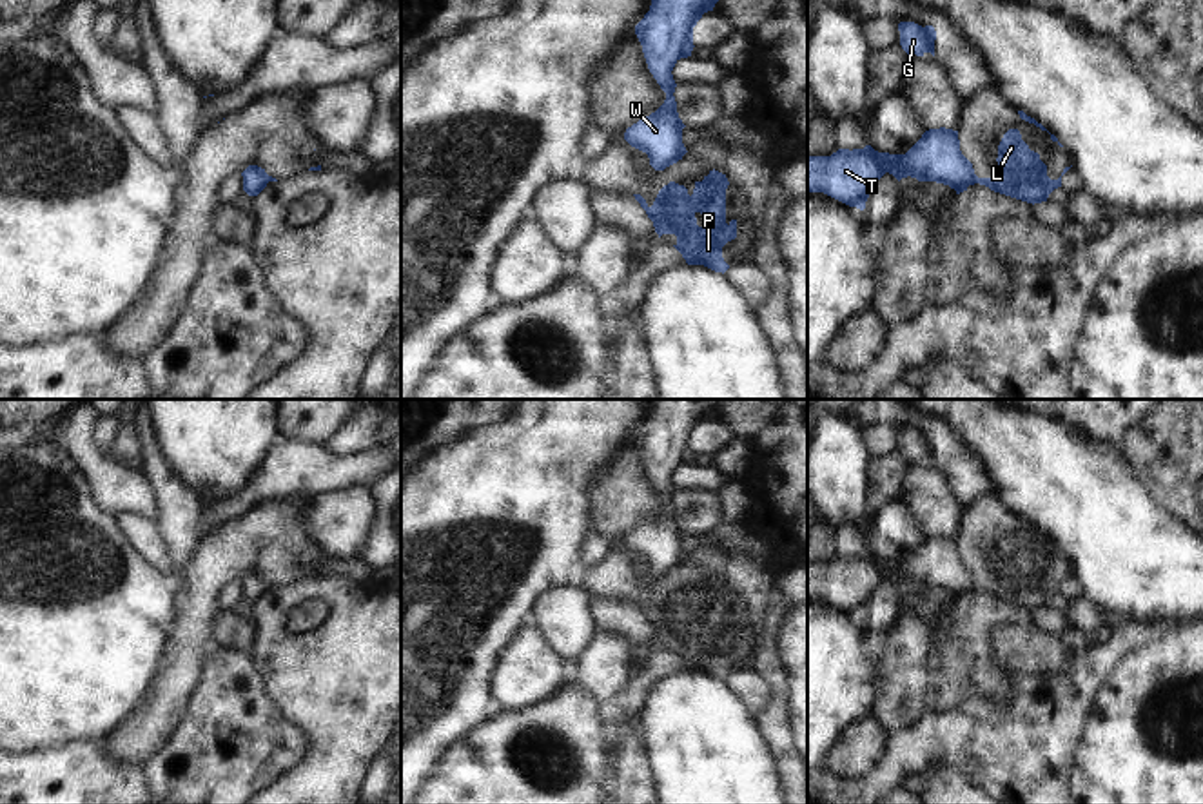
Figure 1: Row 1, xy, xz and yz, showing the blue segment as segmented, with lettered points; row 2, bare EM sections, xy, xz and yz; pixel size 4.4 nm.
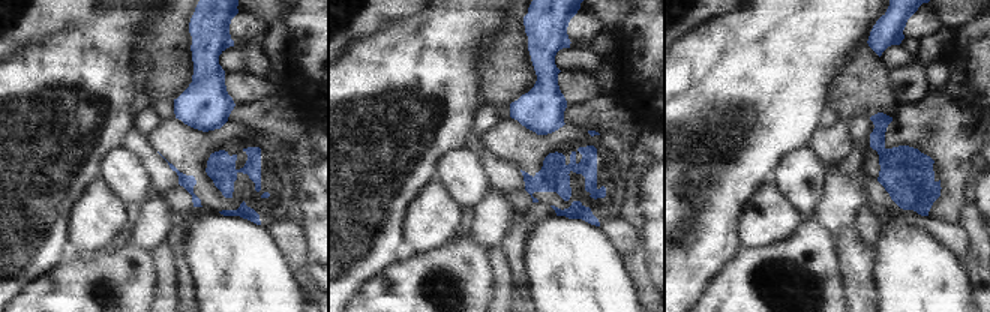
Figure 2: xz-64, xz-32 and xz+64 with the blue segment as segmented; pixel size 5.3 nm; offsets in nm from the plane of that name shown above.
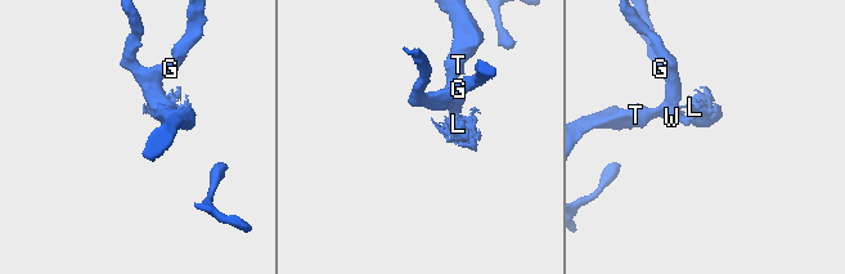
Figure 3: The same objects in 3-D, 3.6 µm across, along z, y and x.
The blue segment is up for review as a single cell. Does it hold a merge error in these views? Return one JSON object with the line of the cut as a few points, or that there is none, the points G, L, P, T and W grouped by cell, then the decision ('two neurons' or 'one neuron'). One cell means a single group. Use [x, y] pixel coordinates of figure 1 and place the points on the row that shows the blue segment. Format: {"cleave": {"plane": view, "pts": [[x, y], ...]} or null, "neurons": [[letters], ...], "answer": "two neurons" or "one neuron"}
{"cleave": {"plane": "yz", "pts": [[975, 176], [978, 182]]}, "neurons": [["G", "T", "W"], ["L", "P"]], "answer": "two neurons"}

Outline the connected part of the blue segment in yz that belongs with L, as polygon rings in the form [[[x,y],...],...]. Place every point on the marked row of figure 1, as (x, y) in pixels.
[[[1009,129],[1003,134],[996,162],[1000,169],[996,178],[978,178],[980,185],[994,192],[1034,205],[1047,201],[1049,194],[1061,187],[1061,176],[1058,180],[1047,176],[1047,165],[1022,140],[1018,129]]]

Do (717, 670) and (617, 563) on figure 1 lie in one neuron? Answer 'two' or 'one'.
one

